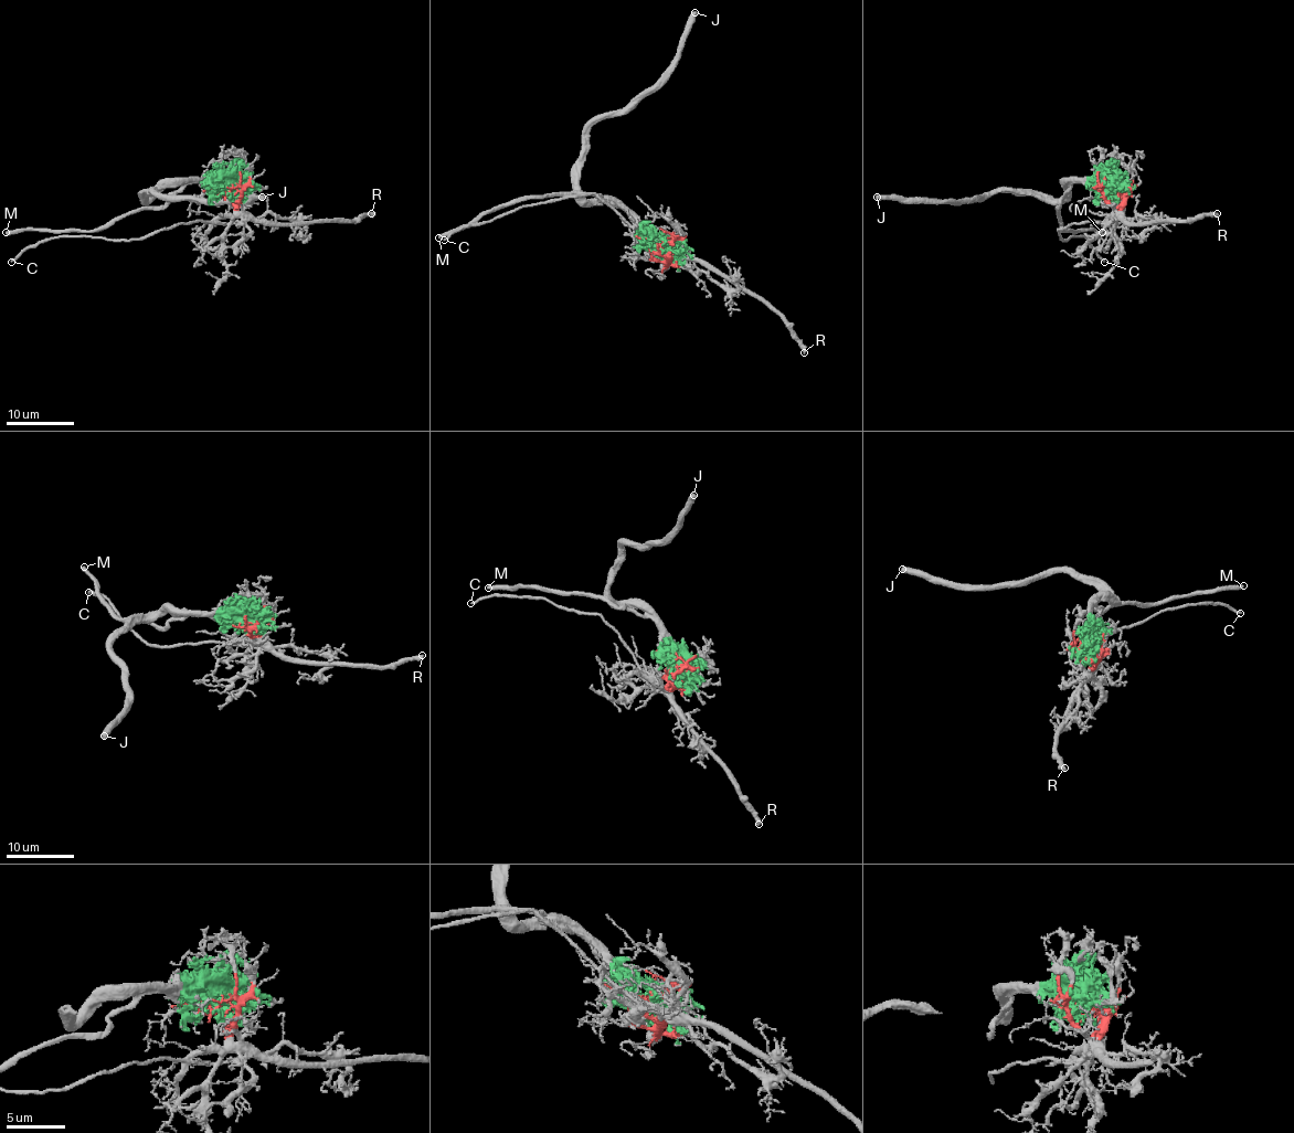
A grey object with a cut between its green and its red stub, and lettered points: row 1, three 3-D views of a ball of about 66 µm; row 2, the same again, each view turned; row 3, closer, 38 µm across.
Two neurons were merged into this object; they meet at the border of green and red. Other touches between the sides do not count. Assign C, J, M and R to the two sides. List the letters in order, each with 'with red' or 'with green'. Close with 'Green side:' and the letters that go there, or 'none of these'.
C: with red
J: with green
M: with green
R: with red
Green side: J, M

